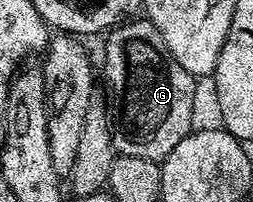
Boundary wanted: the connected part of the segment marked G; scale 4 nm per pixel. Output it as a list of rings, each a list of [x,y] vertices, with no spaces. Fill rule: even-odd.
[[[147,19],[129,20],[127,23],[121,24],[119,27],[113,28],[107,34],[108,42],[104,45],[104,81],[108,84],[108,93],[112,96],[110,100],[110,120],[112,123],[112,147],[117,154],[122,157],[137,157],[138,159],[150,159],[157,163],[163,162],[166,155],[170,155],[170,151],[174,151],[174,147],[178,147],[178,143],[182,143],[182,139],[187,133],[193,132],[192,112],[196,109],[196,85],[197,82],[186,71],[186,67],[181,67],[178,59],[174,59],[174,55],[170,55],[170,51],[166,47],[166,43],[162,43],[162,35],[158,35],[158,31],[147,21]]]

